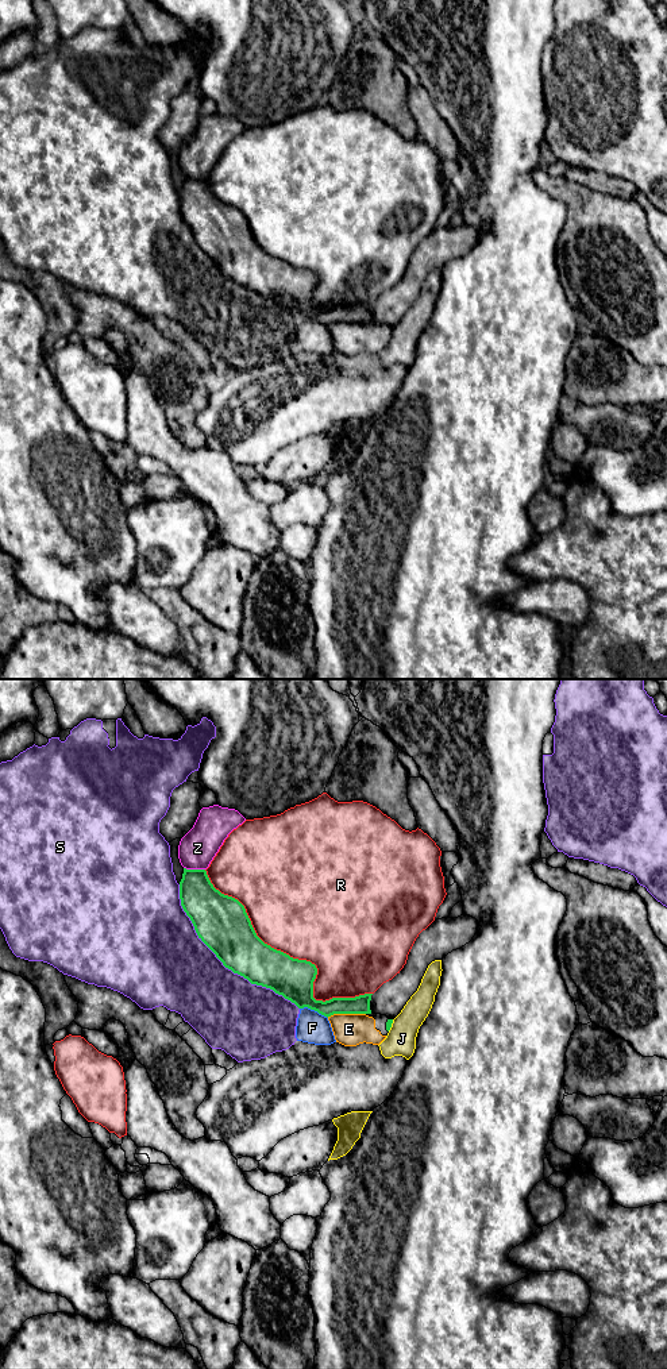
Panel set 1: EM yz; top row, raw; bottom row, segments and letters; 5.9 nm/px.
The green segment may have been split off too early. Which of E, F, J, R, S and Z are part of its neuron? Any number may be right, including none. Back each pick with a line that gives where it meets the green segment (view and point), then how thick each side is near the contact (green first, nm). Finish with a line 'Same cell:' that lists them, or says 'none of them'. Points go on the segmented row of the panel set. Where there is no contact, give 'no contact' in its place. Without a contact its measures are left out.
E: meets green in yz at (346, 1013); 110 nm thick on the green side, 190 nm on the other
Same cell: E

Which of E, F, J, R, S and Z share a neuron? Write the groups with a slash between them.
E / F / J / R / S / Z

